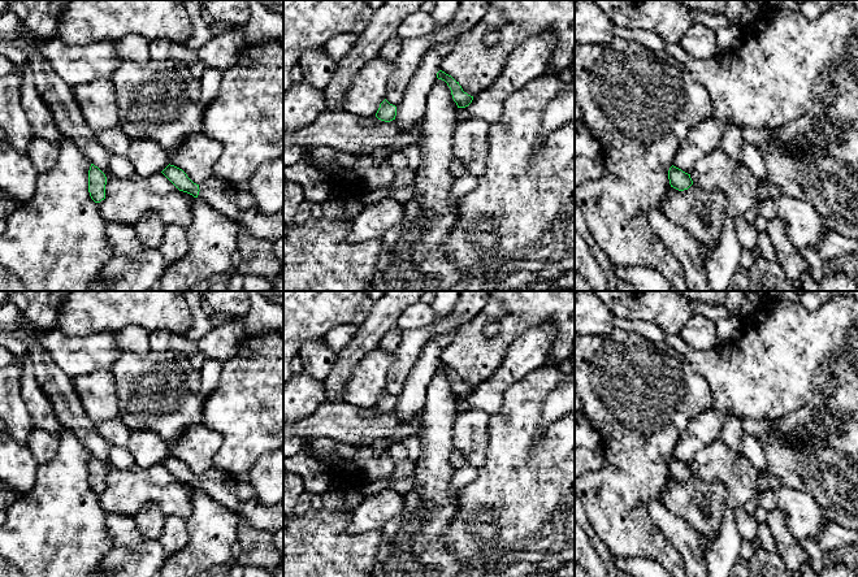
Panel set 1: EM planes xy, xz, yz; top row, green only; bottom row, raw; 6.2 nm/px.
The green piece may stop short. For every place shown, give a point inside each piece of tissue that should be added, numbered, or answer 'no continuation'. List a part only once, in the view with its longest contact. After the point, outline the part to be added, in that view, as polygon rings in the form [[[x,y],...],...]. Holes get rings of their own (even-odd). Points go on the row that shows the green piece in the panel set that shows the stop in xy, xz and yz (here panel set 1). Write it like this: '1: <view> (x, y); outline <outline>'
1: xy (221, 195); outline [[[212,177],[200,183],[199,190],[198,198],[222,212],[228,218],[238,220],[240,217],[243,211],[237,204],[238,188],[235,185]]]

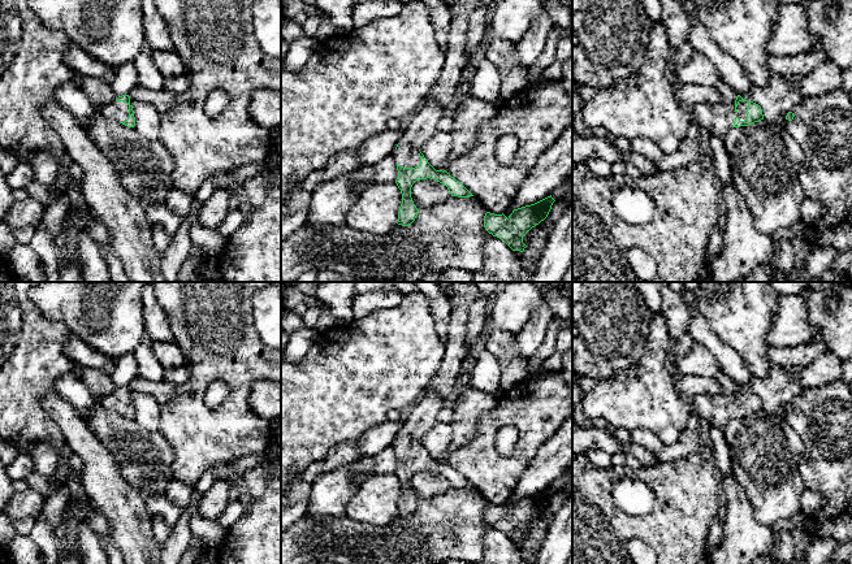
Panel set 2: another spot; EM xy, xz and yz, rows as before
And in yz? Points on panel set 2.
1: yz (714, 118); outline [[[739,101],[738,107],[728,108],[718,104],[696,104],[691,107],[695,123],[700,125],[708,135],[723,136],[732,127],[735,118],[747,120],[748,101]]]

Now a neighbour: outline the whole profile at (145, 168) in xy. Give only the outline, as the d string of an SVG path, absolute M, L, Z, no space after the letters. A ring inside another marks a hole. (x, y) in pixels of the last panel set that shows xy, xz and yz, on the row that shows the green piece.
M95 104L95 116L81 126L96 147L107 155L117 170L118 181L138 201L166 201L168 191L173 186L172 173L174 162L169 152L159 140L144 138L135 127L105 118L101 105Z

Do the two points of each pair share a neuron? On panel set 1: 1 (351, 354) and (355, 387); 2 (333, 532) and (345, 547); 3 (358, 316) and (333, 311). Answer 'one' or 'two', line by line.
1: two
2: one
3: one

